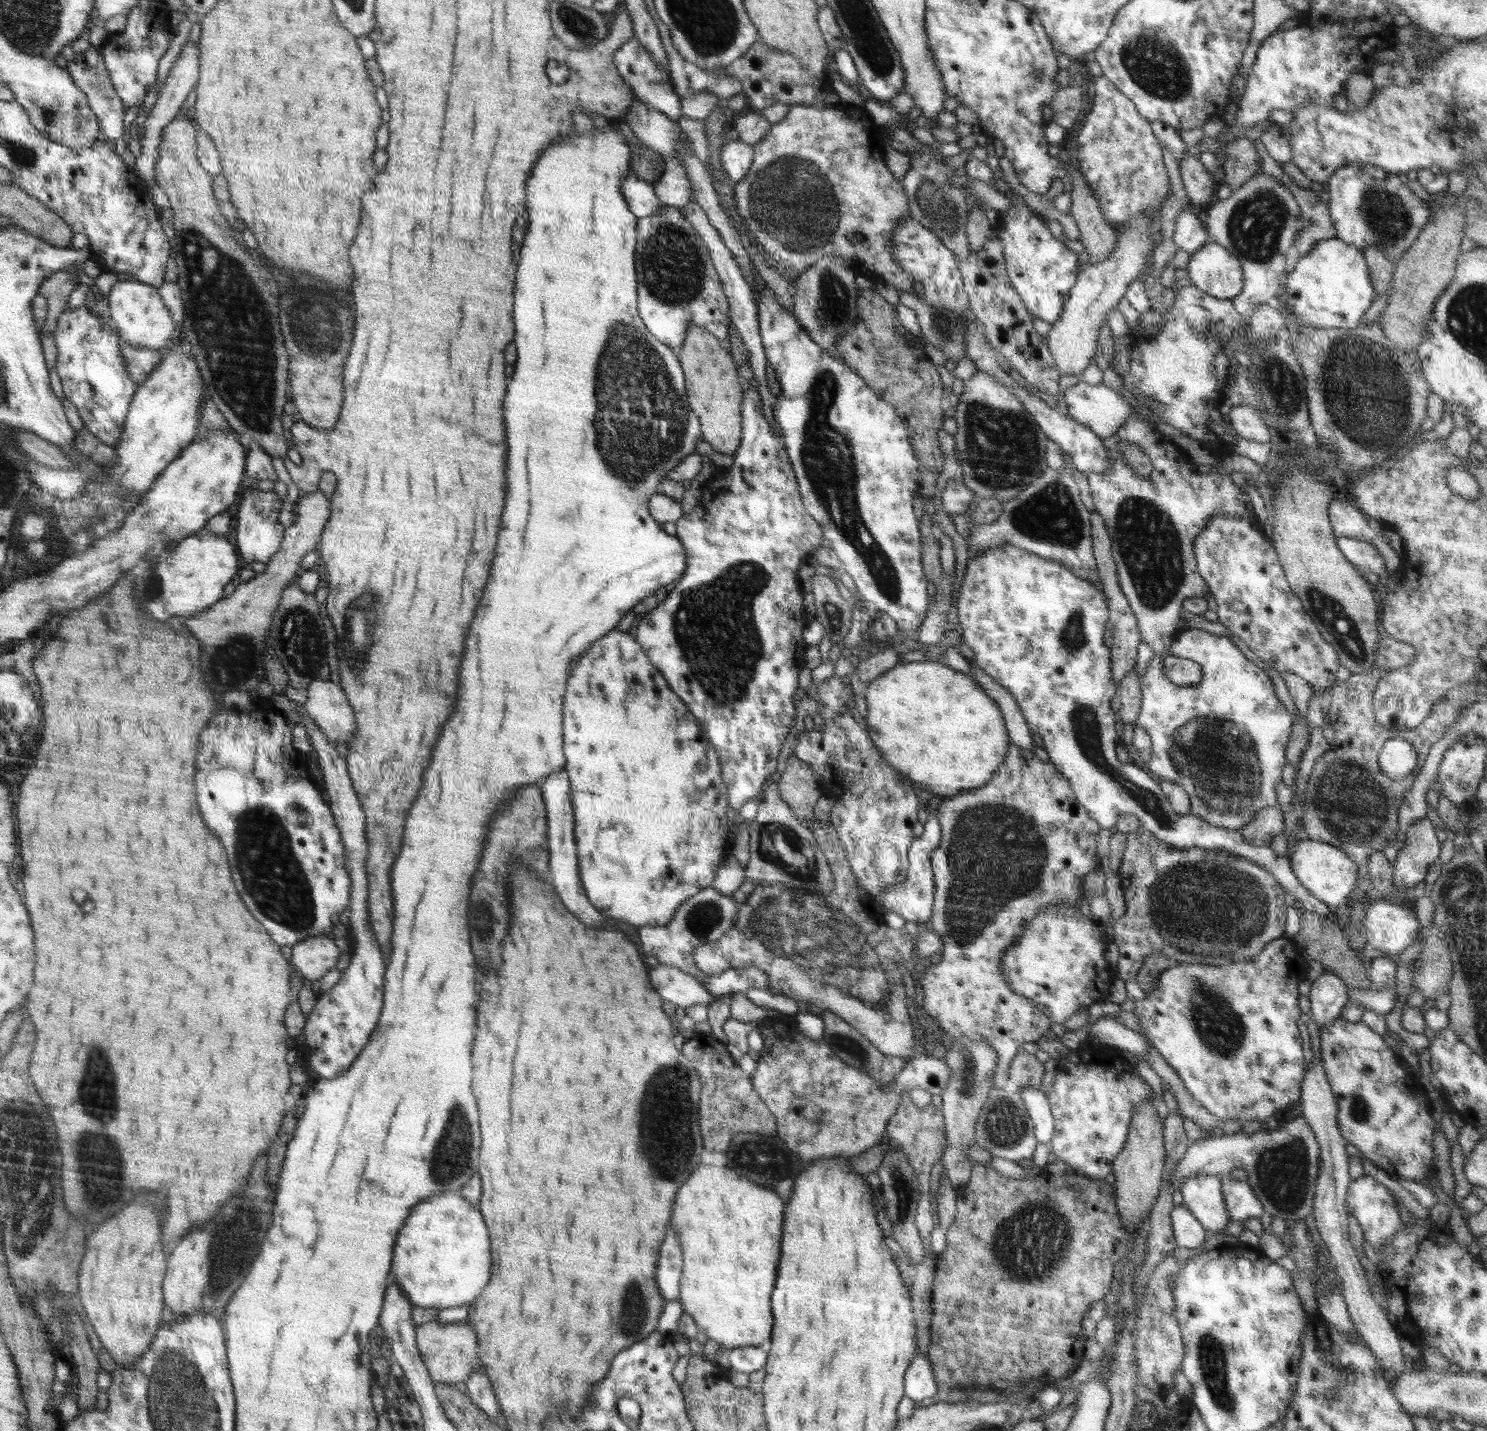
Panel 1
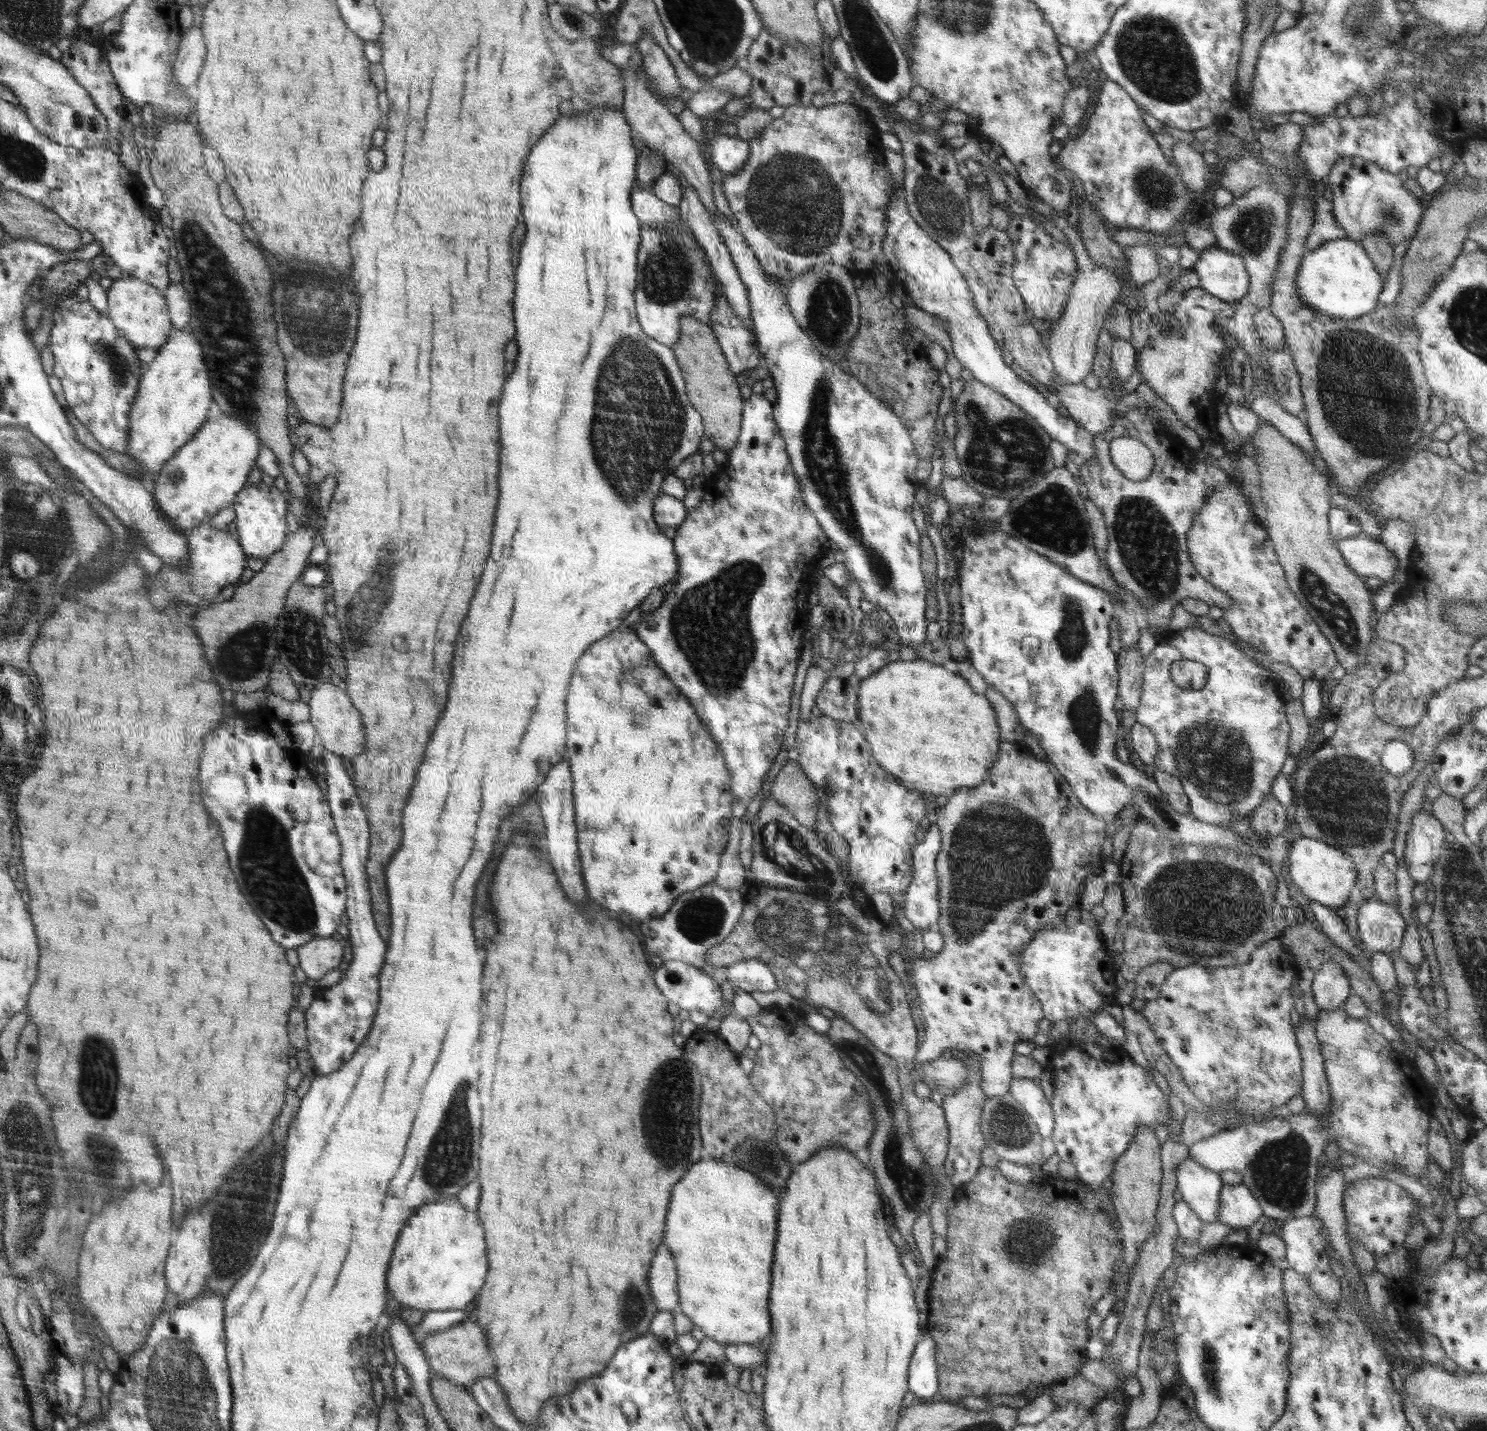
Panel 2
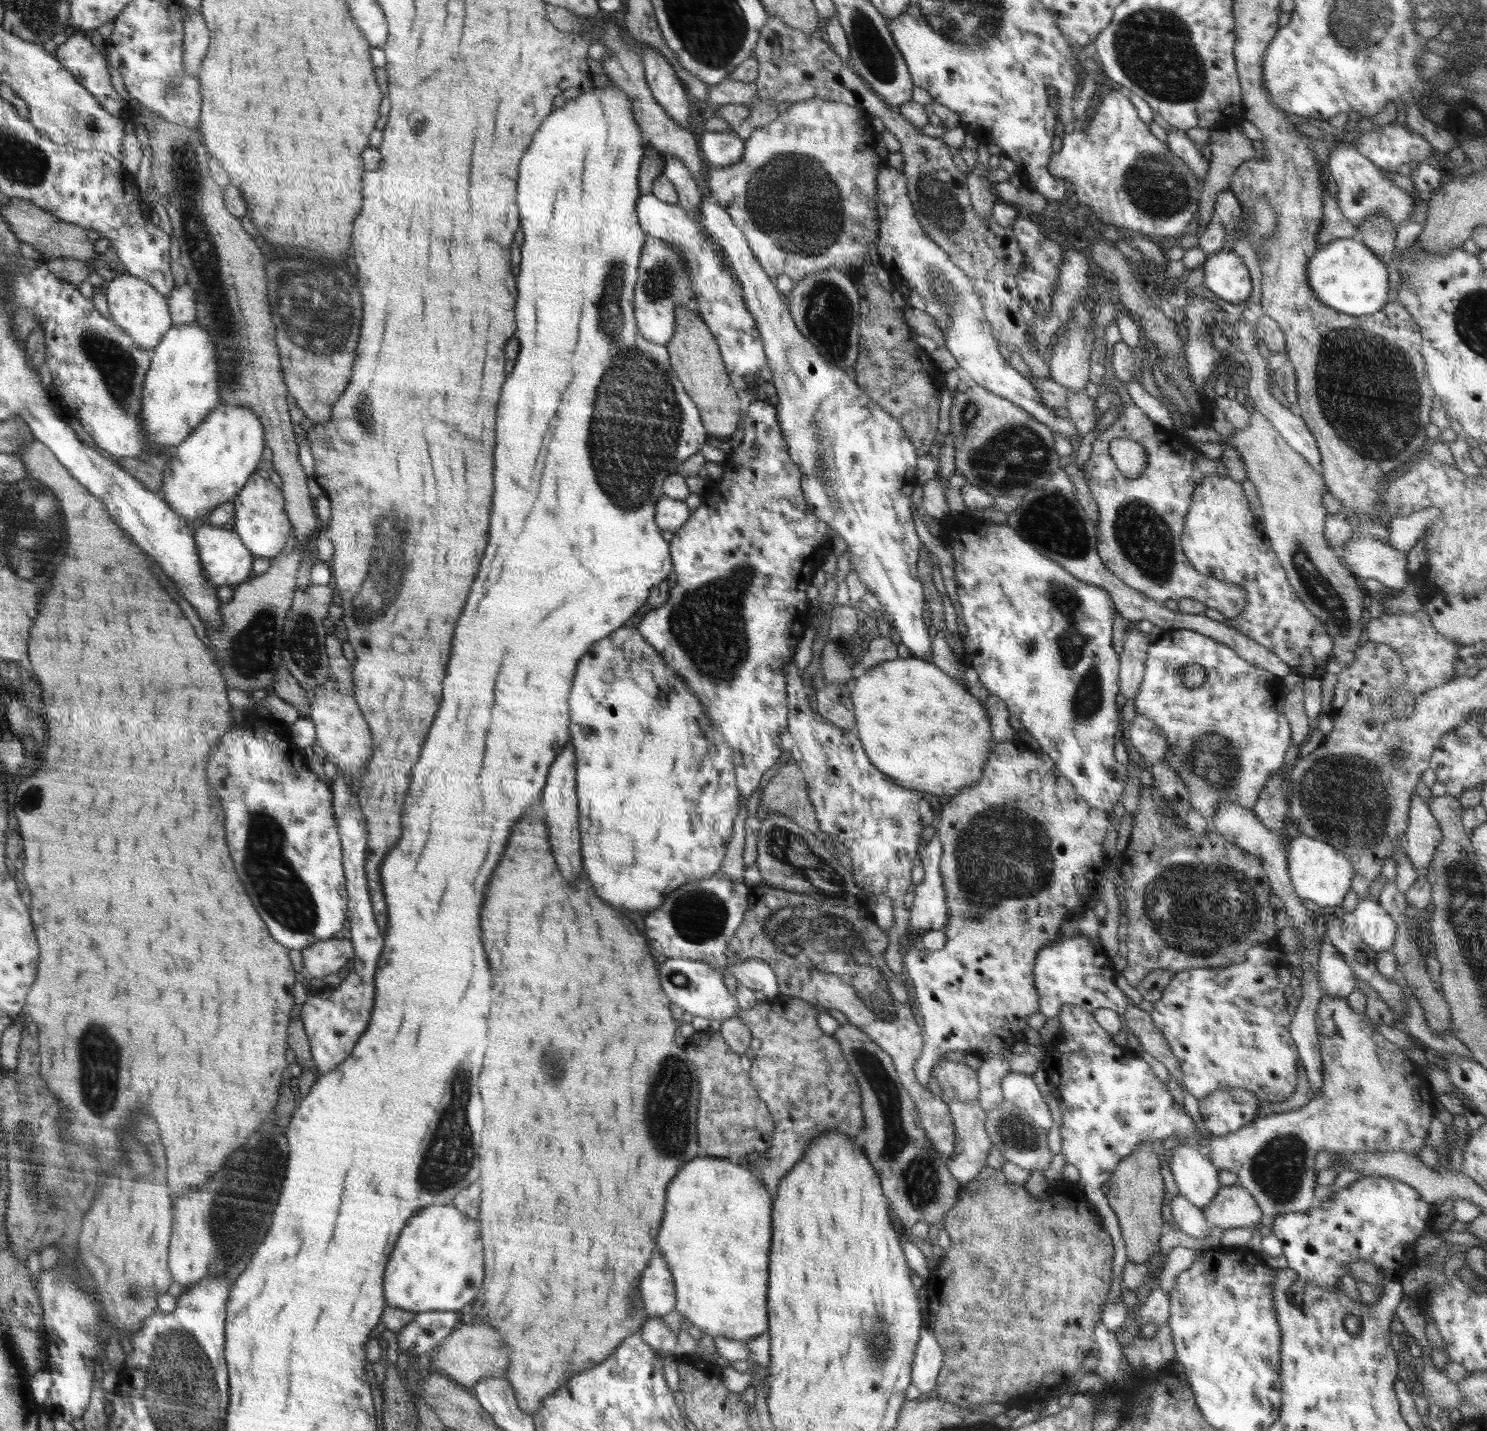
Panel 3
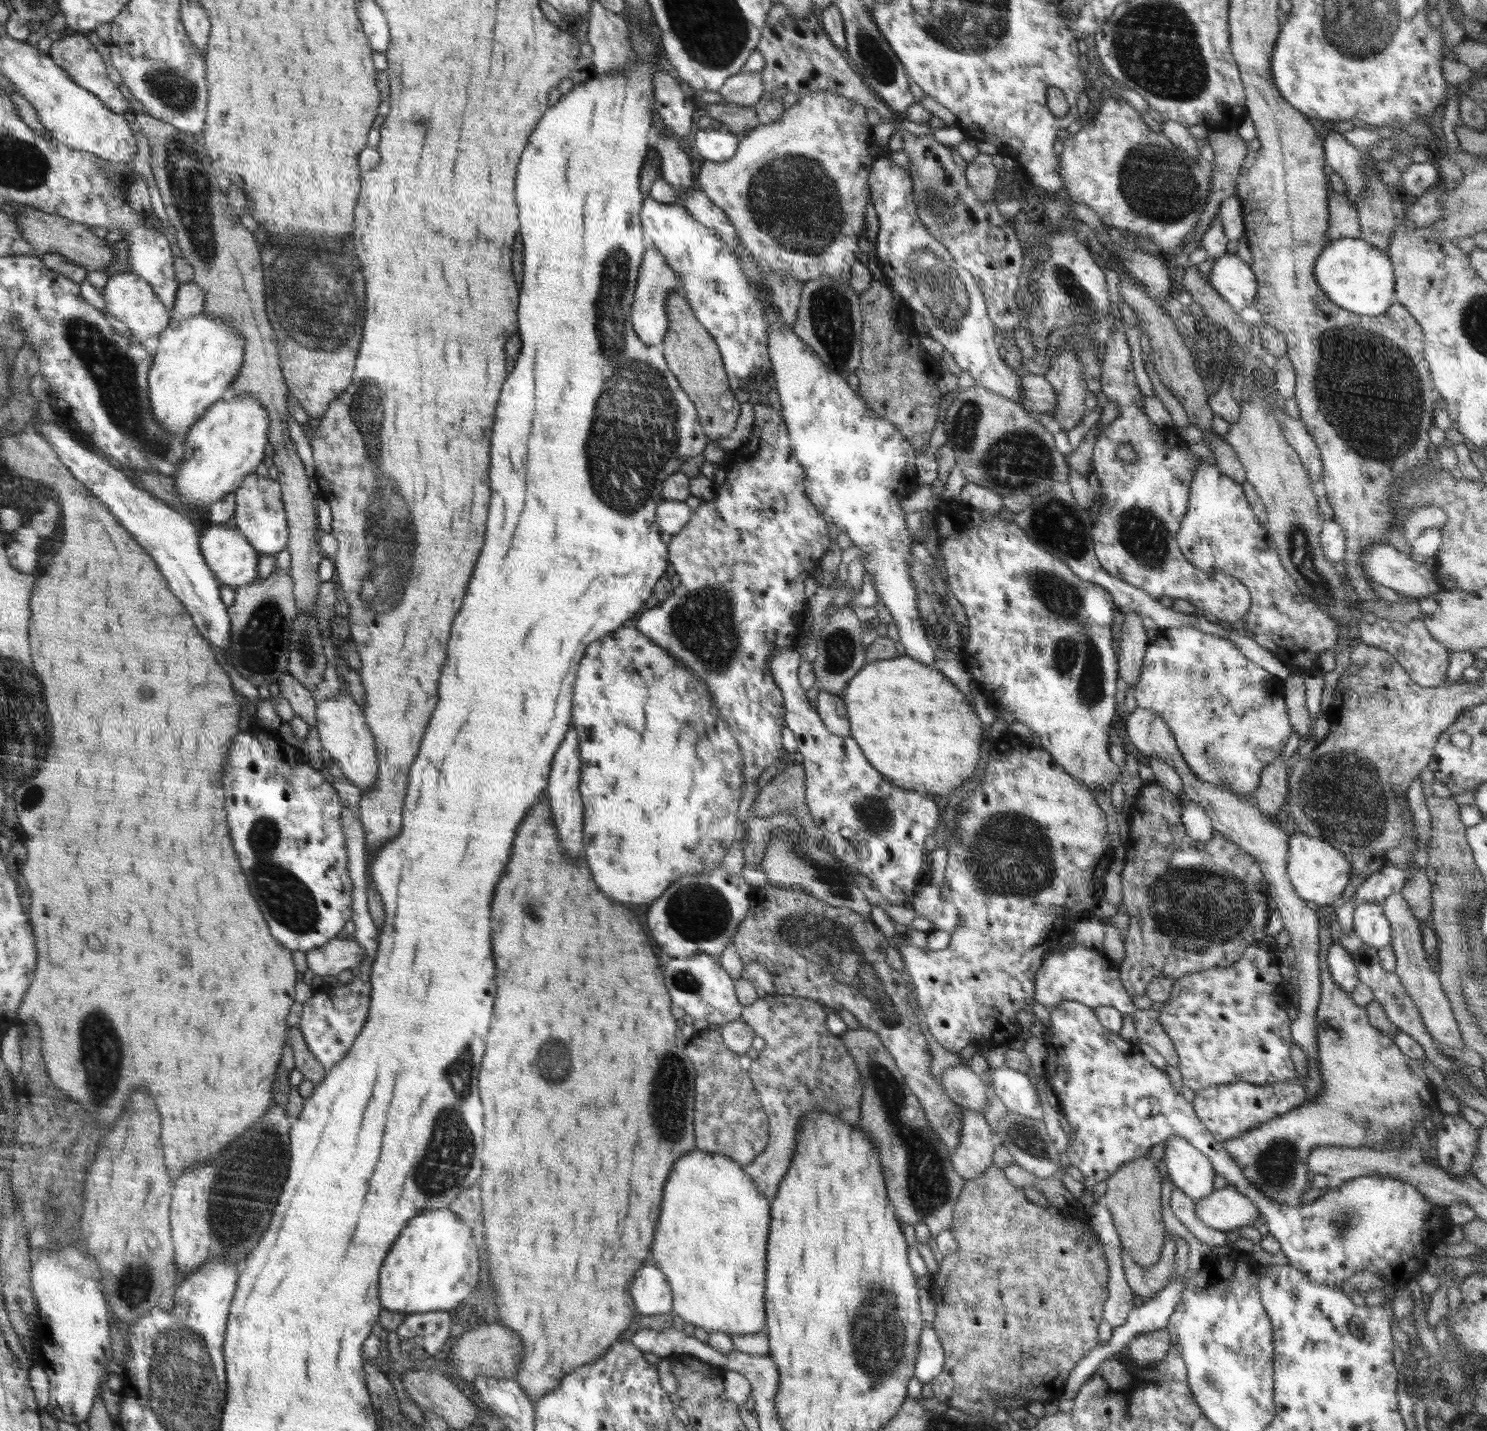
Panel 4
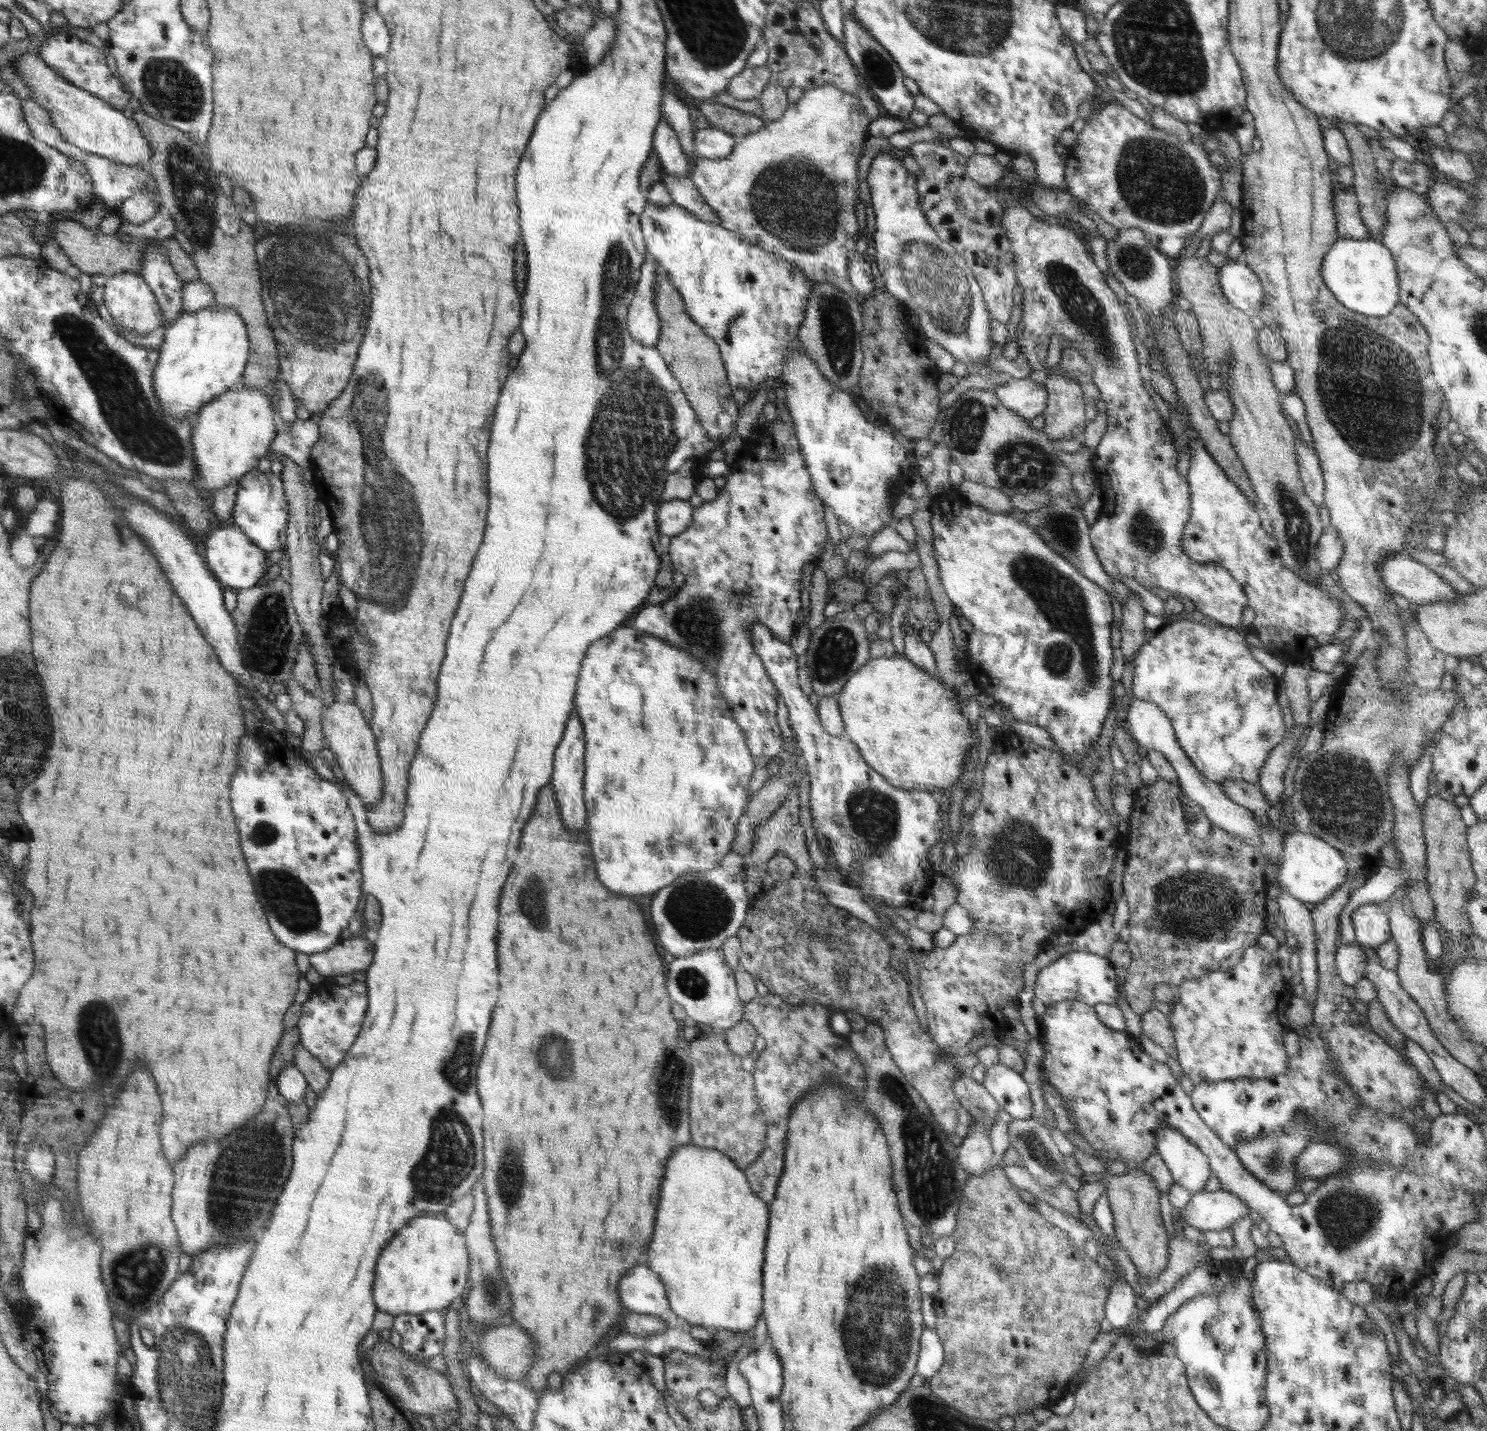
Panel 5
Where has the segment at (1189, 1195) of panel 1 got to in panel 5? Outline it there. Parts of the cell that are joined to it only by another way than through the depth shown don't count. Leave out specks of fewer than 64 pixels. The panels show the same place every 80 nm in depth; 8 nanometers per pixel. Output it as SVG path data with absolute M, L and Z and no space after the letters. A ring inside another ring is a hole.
M1162 1125L1157 1130L1155 1150L1160 1154L1161 1160L1172 1174L1174 1184L1187 1188L1192 1194L1202 1191L1211 1178L1208 1157L1180 1131L1168 1125Z

